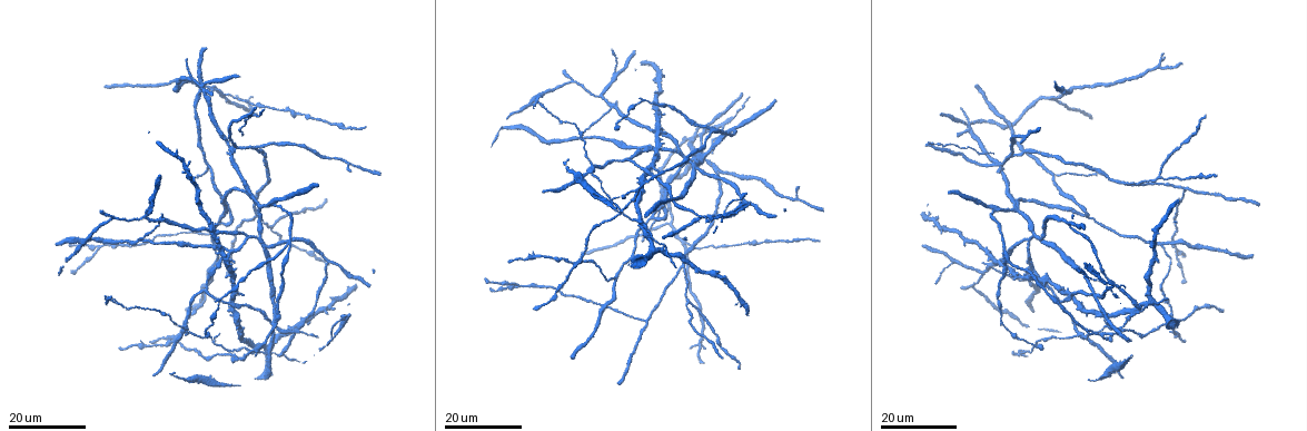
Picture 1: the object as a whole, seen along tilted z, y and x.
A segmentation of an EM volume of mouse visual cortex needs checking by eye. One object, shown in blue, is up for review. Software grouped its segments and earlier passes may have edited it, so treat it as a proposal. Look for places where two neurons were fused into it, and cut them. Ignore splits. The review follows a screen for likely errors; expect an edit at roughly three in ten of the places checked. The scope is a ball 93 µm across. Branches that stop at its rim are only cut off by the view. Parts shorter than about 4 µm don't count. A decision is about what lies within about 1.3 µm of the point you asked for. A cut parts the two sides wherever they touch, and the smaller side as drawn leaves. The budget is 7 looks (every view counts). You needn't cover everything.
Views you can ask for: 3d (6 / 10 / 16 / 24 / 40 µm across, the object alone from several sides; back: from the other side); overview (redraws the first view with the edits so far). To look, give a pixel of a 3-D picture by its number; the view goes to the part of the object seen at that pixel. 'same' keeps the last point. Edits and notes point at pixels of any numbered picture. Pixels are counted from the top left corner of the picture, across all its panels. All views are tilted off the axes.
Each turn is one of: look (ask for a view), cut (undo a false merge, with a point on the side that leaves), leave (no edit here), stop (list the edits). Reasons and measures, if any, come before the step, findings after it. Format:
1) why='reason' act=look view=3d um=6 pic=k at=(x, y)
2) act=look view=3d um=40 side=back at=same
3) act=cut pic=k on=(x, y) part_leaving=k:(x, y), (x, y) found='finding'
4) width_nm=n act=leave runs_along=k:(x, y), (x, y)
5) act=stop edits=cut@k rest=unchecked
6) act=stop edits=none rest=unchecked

why='a fork' act=look view=3d um=16 pic=1 at=(207, 165)

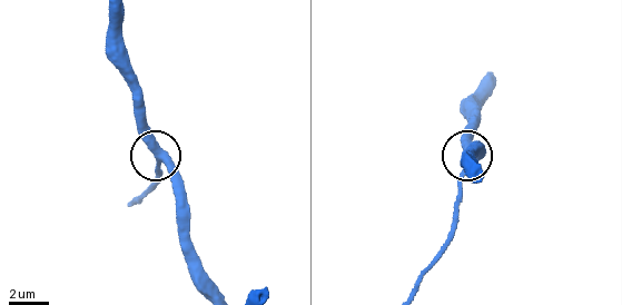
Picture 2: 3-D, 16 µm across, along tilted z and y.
why='closer look' act=look view=3d um=10 pic=2 at=(159, 161)

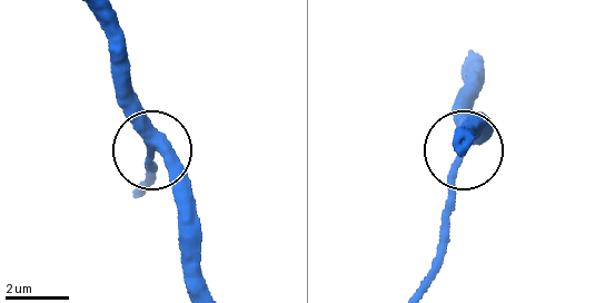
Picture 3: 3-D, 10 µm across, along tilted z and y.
width_nm=300 act=leave found='all the same neuron'

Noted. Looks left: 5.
act=look view=3d um=24 pic=1 at=(610, 109)

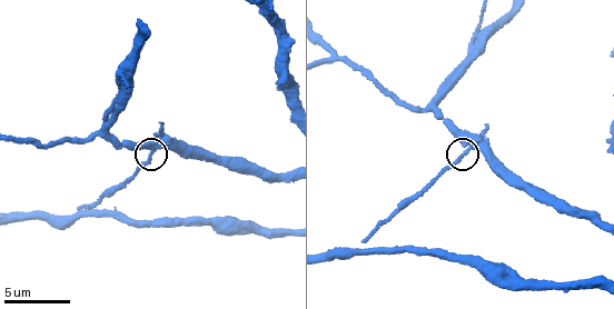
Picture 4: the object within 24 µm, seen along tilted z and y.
act=look view=3d um=10 pic=4 at=(464, 150)

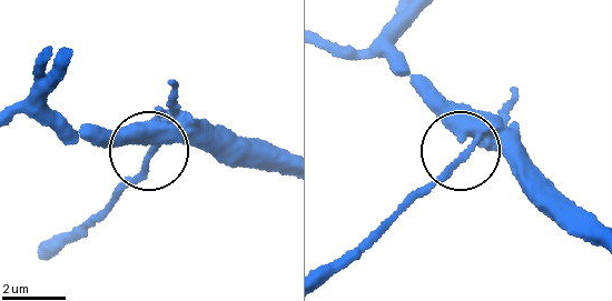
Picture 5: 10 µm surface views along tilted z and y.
side_arm_um=12 act=cut pic=5 on=(141, 174) found='a second neuron is stuck on'

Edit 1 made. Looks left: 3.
why='arms part here' act=look view=3d um=10 pic=4 at=(486, 30)

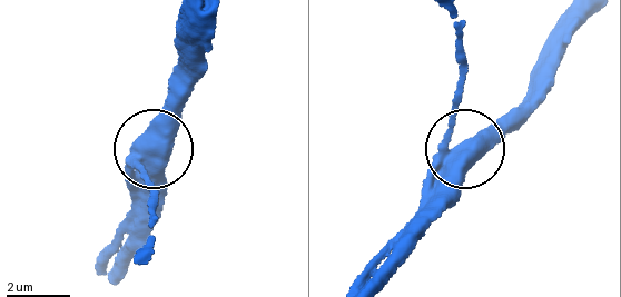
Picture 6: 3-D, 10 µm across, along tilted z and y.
act=look view=3d um=10 side=back pic=6 at=(465, 148)

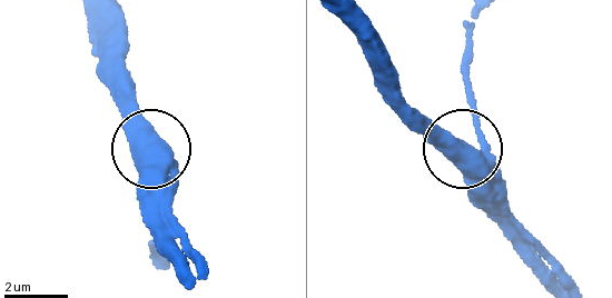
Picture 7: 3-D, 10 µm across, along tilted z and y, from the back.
side_arm_um=8 act=leave runs_along=7:(565, 284), (467, 148), (480, 122), (469, 63) found='all the same neuron'

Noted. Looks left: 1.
act=stop edits=cut@5 rest=unchecked

